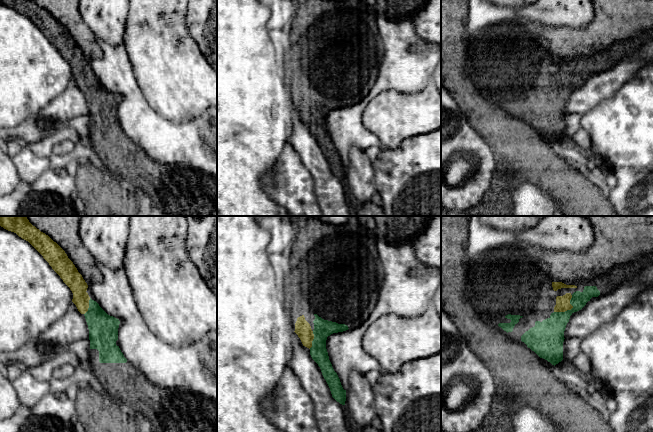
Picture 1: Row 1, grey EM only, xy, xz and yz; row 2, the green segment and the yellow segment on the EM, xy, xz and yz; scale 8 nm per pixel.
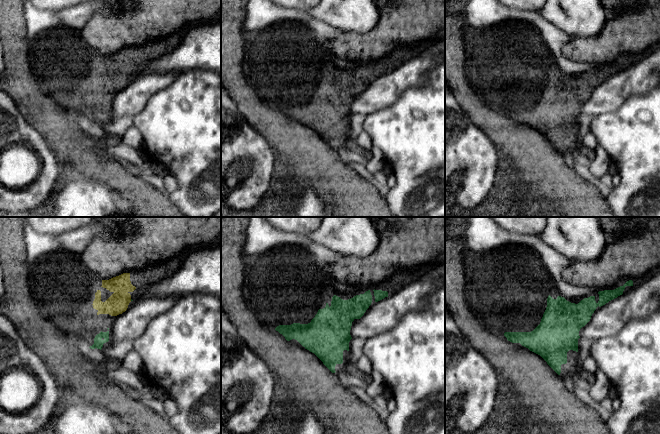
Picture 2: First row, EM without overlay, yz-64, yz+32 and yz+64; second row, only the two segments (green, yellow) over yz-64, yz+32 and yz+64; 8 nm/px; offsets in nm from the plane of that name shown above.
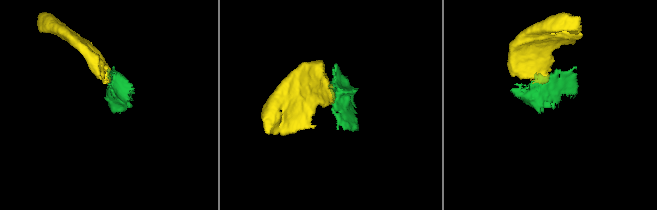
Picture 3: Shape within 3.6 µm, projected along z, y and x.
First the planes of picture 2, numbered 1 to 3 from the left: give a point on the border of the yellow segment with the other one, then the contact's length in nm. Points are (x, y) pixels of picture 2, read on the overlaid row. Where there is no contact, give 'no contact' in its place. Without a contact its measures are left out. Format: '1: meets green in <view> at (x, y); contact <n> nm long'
1: no contact
2: no contact
3: no contact

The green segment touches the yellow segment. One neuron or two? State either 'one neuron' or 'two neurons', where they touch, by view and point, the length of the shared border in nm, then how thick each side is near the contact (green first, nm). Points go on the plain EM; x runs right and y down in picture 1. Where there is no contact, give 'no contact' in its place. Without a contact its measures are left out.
one neuron; meets green in yz at (569, 86); contact 200 nm long; 240 nm thick on the green side, 110 nm on the other

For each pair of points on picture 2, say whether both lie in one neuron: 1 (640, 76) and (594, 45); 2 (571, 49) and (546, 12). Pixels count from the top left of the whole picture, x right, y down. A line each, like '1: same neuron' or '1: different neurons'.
1: different neurons
2: different neurons

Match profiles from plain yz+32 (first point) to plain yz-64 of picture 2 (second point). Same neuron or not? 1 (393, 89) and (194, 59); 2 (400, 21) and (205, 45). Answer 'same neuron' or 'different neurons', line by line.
1: different neurons
2: different neurons

